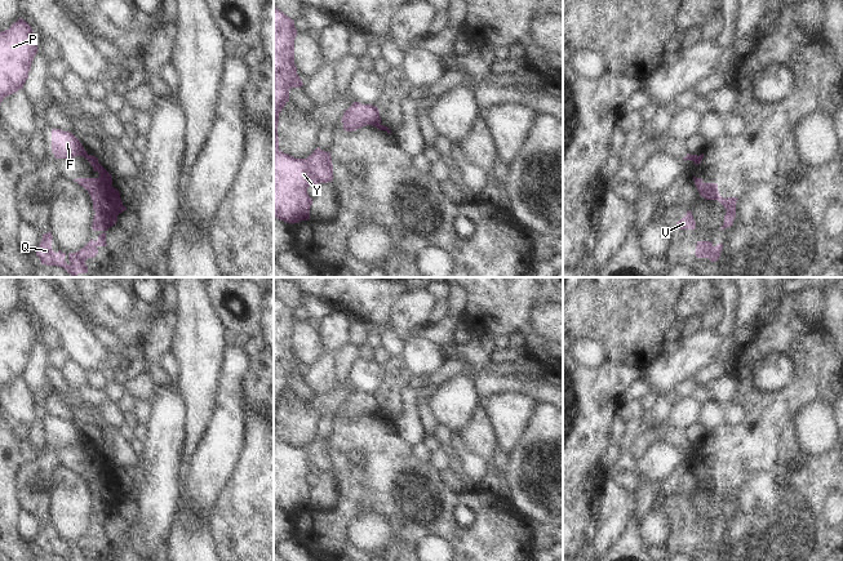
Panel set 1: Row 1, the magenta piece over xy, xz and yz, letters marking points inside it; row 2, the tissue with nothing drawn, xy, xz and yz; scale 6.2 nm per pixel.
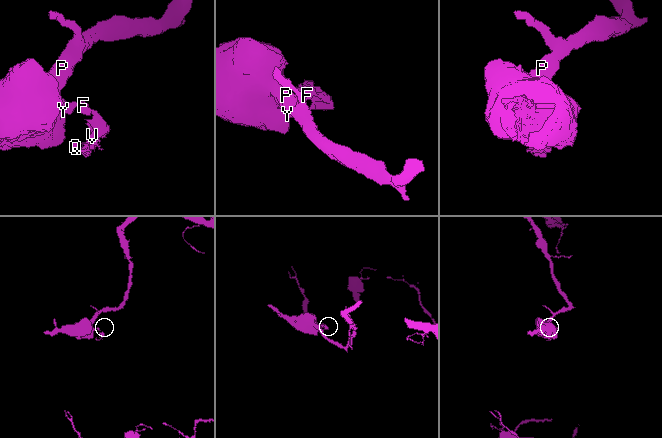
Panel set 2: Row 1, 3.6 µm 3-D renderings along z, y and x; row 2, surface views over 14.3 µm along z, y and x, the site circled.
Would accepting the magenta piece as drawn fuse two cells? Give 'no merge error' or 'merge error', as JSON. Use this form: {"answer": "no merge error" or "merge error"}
{"answer": "merge error"}

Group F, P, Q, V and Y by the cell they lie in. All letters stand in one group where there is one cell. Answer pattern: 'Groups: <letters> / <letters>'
Groups: F P Y / Q V

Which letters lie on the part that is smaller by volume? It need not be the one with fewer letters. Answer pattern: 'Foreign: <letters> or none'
Foreign: Q, V

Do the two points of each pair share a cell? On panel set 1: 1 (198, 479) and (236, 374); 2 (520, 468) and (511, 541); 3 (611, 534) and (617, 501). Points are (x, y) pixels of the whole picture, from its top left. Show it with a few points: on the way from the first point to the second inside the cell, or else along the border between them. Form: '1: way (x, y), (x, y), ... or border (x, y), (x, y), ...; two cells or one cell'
1: way (220, 453), (230, 426), (230, 400); one cell
2: border (509, 499), (513, 508), (527, 522); two cells
3: way (611, 526), (615, 508); one cell

